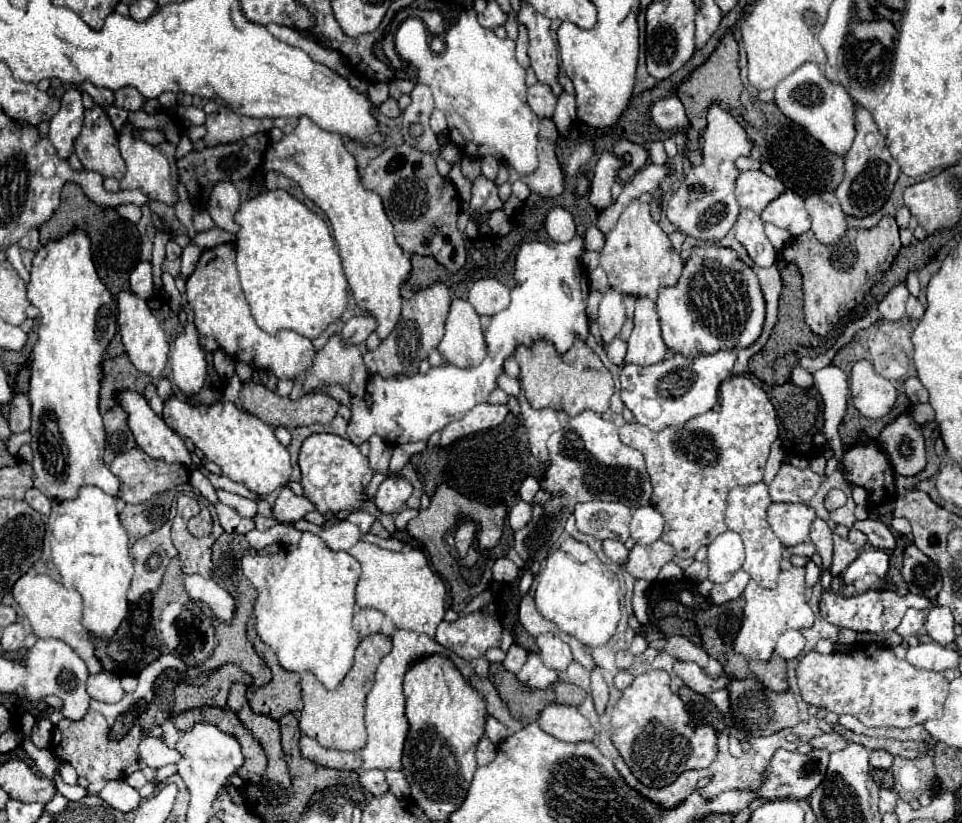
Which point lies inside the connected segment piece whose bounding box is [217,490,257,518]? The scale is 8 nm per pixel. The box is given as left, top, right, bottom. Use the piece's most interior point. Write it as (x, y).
(244, 507)

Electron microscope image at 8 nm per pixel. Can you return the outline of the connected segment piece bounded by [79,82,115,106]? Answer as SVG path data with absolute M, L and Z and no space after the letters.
M83 82L81 86L79 86L83 92L87 92L93 100L95 100L95 104L99 104L99 106L111 106L113 104L113 92L111 90L105 90L105 88L97 88L97 86L93 86L93 84L89 84L89 82Z

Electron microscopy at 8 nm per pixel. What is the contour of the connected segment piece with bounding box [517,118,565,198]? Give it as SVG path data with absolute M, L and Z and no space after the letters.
M543 118L541 120L541 134L539 134L539 166L535 172L527 174L527 176L517 176L521 178L529 188L531 192L537 192L541 196L549 196L549 198L555 198L563 192L565 188L565 178L563 178L563 170L557 162L557 156L555 156L555 142L557 142L557 130L555 130L555 124L551 118Z

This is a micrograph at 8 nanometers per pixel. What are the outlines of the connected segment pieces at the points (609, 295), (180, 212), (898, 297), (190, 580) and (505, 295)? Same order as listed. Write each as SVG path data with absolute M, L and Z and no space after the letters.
M615 290L605 292L605 296L599 304L597 324L599 324L605 344L609 344L621 332L621 328L625 324L625 304L623 304L623 296L619 292L615 292Z
M179 184L177 186L177 192L179 192L179 202L175 204L175 214L179 218L179 222L187 228L187 236L193 238L197 232L193 228L193 222L191 222L191 214L193 214L193 204L189 202L189 196L187 196L187 190Z
M897 284L891 292L879 302L879 312L885 320L901 320L905 316L906 302L909 290L905 284Z
M199 574L185 576L185 590L187 590L189 598L205 602L219 620L227 622L233 618L233 614L235 614L233 596L227 590L223 590L219 584L215 584L213 580L201 578Z
M495 278L479 280L469 290L469 304L477 314L493 316L509 306L509 288Z

